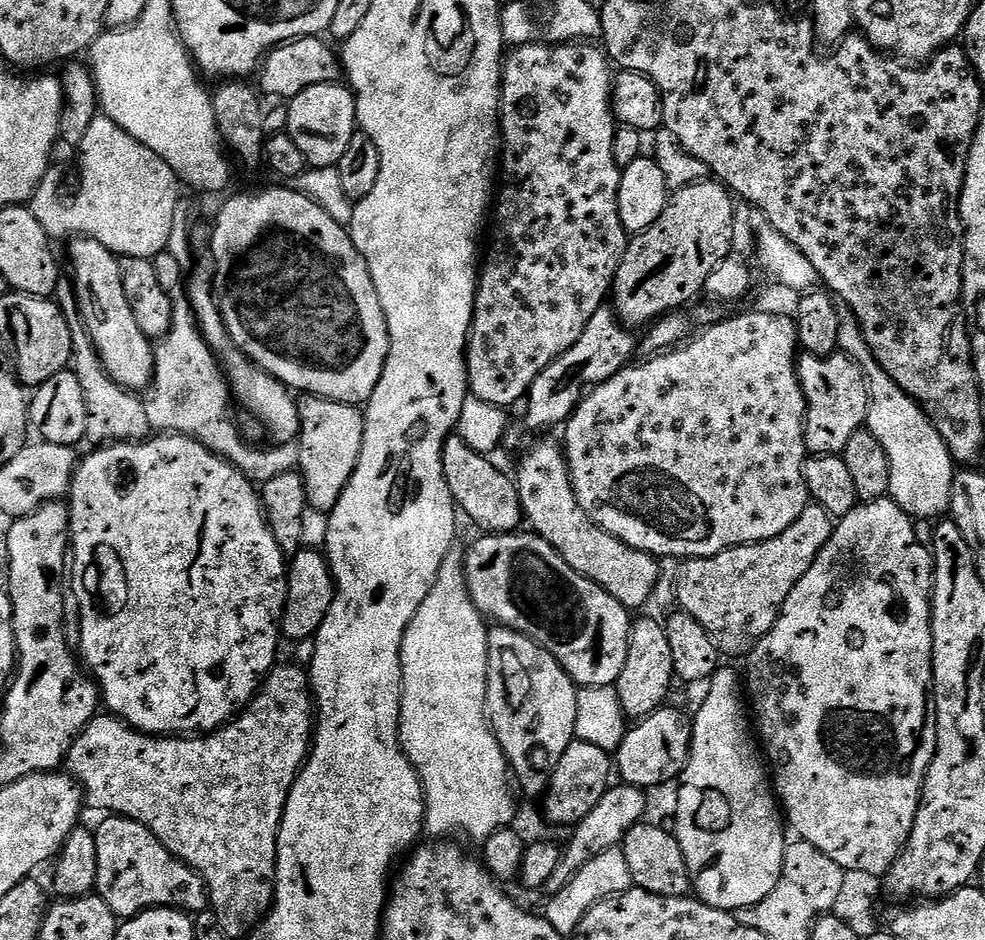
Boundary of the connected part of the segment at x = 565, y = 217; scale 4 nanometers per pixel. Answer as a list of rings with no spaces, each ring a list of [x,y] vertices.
[[[533,42],[523,44],[520,48],[512,48],[505,55],[502,69],[502,87],[500,89],[500,134],[502,137],[502,171],[498,176],[498,195],[494,200],[494,220],[496,216],[496,237],[492,245],[487,245],[486,255],[478,273],[476,305],[472,315],[472,332],[468,336],[468,386],[471,395],[482,402],[490,402],[505,410],[511,404],[519,405],[525,399],[538,374],[554,362],[578,338],[582,338],[582,330],[598,309],[605,307],[612,291],[612,284],[618,274],[618,266],[628,249],[630,233],[622,226],[622,218],[618,214],[618,190],[620,189],[620,173],[622,169],[615,164],[614,140],[618,121],[612,111],[612,85],[614,68],[603,47],[592,42],[573,42],[570,44],[554,44],[551,42]]]

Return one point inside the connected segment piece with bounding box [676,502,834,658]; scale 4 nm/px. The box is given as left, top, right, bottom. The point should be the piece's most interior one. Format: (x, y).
(736, 595)

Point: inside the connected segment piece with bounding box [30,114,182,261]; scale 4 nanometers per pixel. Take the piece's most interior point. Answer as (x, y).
(127, 197)

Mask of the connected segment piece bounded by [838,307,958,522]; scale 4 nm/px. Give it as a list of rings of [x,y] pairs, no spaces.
[[[840,308],[840,329],[838,330],[839,351],[848,356],[862,370],[868,383],[868,422],[866,430],[882,442],[886,458],[890,458],[890,486],[888,496],[913,521],[935,521],[943,517],[952,506],[952,483],[958,471],[950,450],[938,434],[934,422],[924,413],[924,409],[882,366],[870,350],[864,331],[856,316],[849,308]]]

